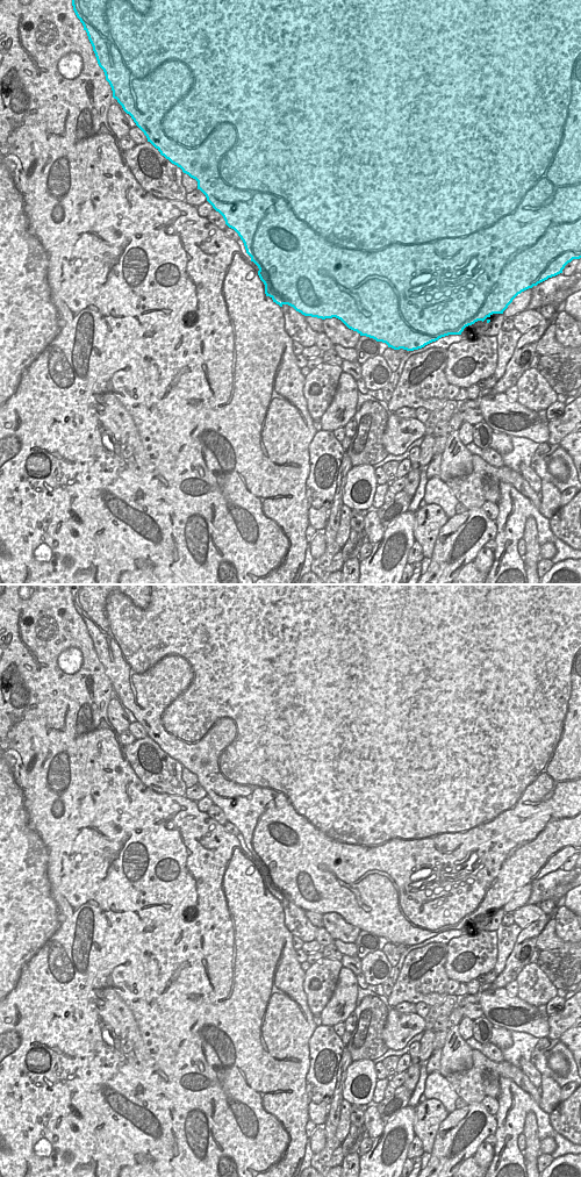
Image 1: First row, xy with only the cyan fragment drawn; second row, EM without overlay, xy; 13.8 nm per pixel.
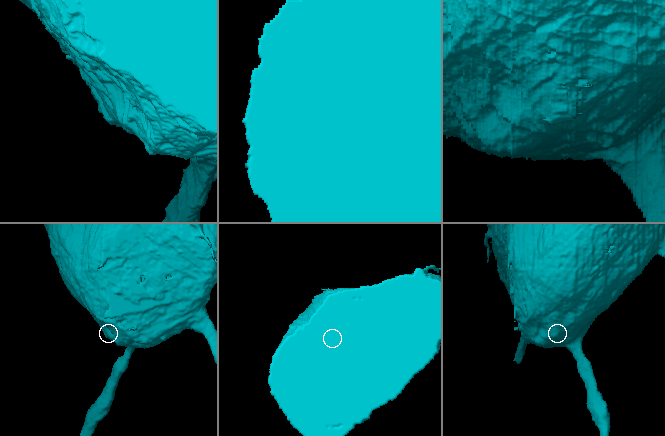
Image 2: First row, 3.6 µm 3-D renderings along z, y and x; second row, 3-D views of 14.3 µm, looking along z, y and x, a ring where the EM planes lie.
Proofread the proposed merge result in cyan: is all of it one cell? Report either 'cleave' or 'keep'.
keep

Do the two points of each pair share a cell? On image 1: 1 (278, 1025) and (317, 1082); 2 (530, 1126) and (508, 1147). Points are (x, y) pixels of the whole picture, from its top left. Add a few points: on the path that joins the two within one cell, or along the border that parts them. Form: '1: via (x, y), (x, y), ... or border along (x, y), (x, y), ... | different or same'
1: border along (309, 1042), (309, 1098) | different
2: border along (529, 1111), (535, 1116), (537, 1136), (540, 1140) | different

